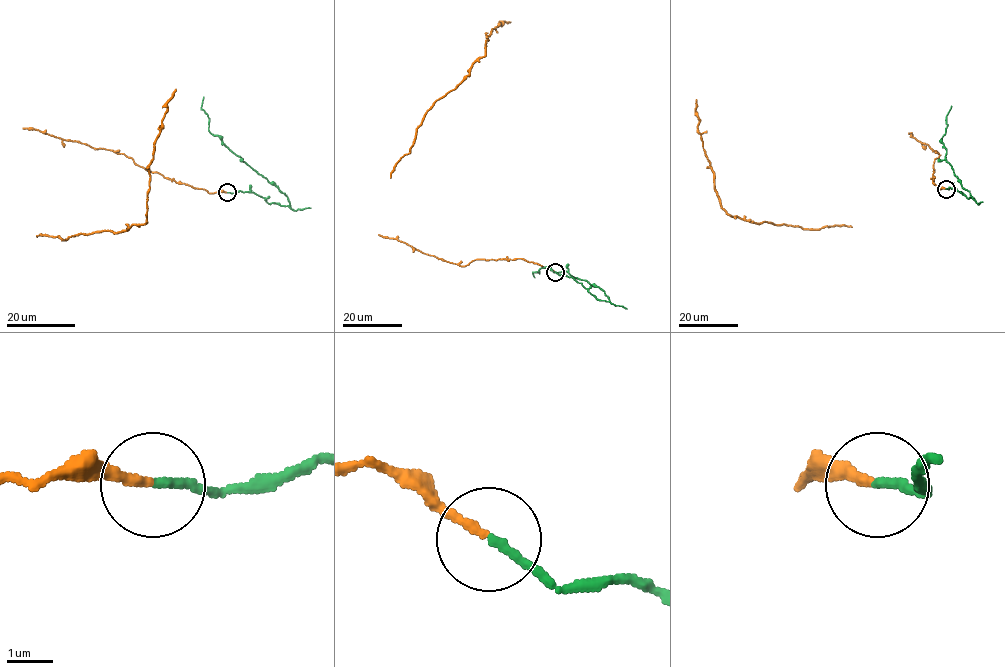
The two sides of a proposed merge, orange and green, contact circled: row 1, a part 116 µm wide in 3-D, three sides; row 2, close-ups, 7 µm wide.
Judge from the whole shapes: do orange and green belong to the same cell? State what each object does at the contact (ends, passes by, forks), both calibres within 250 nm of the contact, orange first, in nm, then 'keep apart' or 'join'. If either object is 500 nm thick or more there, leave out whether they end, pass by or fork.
orange ends | green ends | 200/190 nm | keep apart

